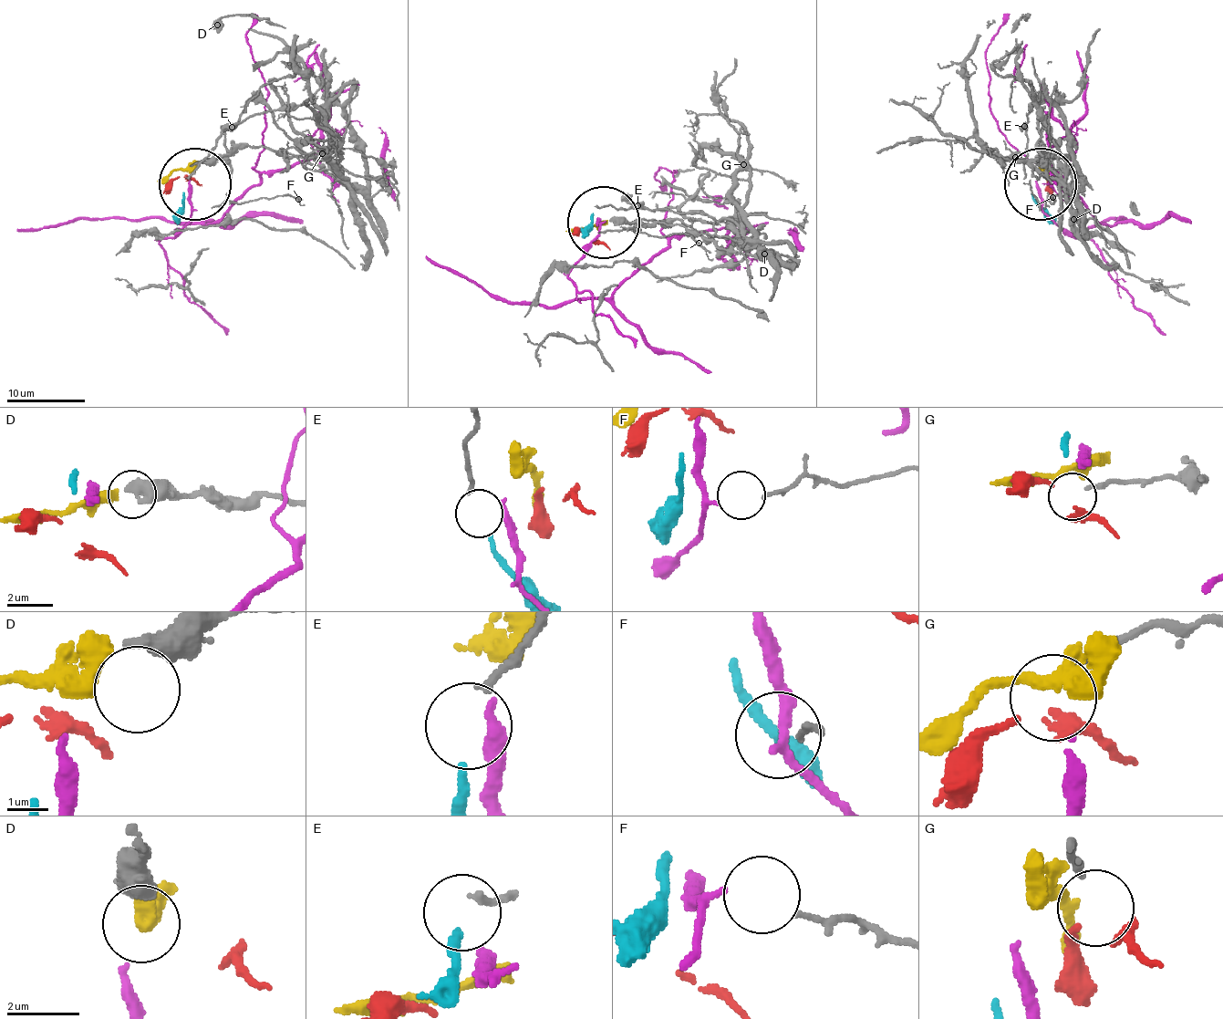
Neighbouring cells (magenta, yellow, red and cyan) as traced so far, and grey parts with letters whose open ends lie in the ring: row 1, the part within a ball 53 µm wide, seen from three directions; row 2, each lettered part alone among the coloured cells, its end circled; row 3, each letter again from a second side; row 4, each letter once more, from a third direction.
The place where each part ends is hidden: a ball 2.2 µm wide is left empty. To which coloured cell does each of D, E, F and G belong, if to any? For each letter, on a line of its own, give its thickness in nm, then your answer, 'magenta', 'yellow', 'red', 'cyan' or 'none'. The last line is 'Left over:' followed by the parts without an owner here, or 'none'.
D: 700 nm | yellow
E: 180 nm | cyan
F: 140 nm | none
G: 180 nm | red
Left over: F

